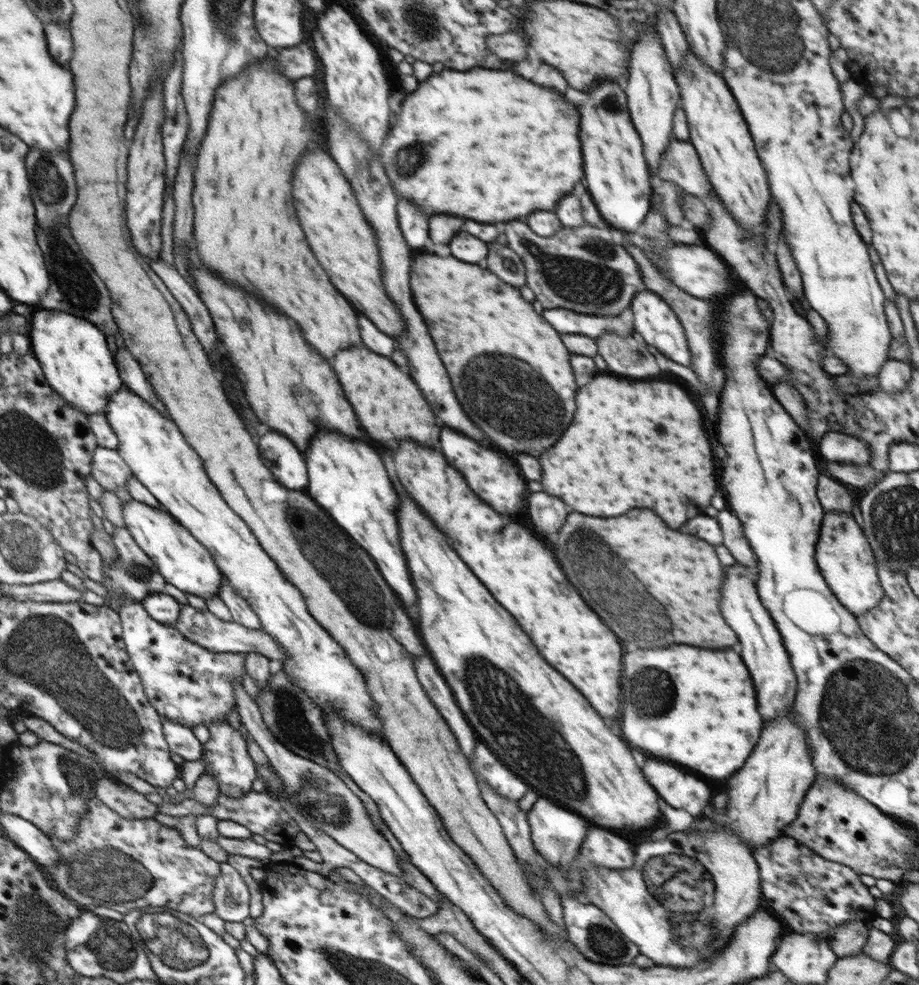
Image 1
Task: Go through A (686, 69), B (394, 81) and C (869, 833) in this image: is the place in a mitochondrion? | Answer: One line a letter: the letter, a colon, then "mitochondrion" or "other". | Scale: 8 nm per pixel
A: other
B: other
C: other

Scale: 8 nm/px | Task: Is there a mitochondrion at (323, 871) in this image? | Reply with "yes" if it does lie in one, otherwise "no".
no

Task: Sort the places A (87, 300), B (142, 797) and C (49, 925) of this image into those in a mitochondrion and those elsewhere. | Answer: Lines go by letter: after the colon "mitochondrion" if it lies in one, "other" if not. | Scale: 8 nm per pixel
A: mitochondrion
B: other
C: mitochondrion

